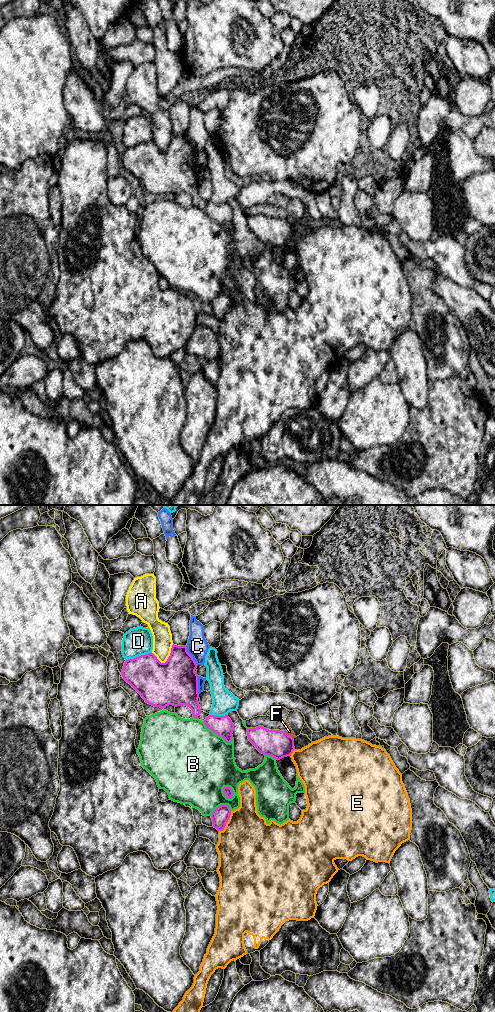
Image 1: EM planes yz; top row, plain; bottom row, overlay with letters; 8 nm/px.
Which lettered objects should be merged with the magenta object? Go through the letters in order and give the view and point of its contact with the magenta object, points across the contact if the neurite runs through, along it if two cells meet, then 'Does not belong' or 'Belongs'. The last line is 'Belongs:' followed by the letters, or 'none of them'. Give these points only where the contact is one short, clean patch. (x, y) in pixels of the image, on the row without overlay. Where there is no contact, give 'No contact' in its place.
A: Touches magenta at yz (167, 147). Does not belong
B: Touches magenta at yz (217, 222). Does not belong
C: Touches magenta at yz (191, 144). Does not belong
D: Touches magenta at yz (138, 144). Does not belong
E: Touches magenta at yz (227, 309). Does not belong
F: Touches magenta at yz (289, 223). Boundary: yz (284, 219), (293, 227). Does not belong
Belongs: none of them

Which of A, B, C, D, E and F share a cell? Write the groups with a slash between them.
A / B / C / D / E / F

